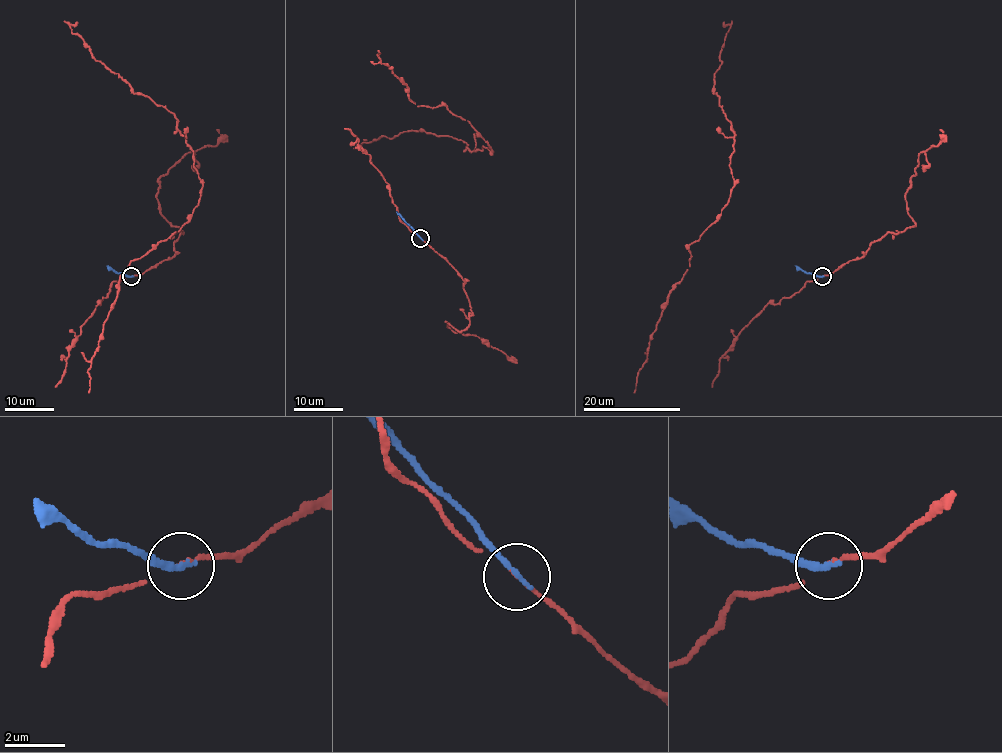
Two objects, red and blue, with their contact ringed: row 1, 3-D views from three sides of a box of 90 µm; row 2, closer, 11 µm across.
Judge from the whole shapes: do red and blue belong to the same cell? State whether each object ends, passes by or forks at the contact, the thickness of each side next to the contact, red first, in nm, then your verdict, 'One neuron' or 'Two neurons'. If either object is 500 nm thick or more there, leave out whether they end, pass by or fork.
At the ring red passes by. At the ring blue ends. Thickness 60 nm (red) against 220 nm. Two neurons

